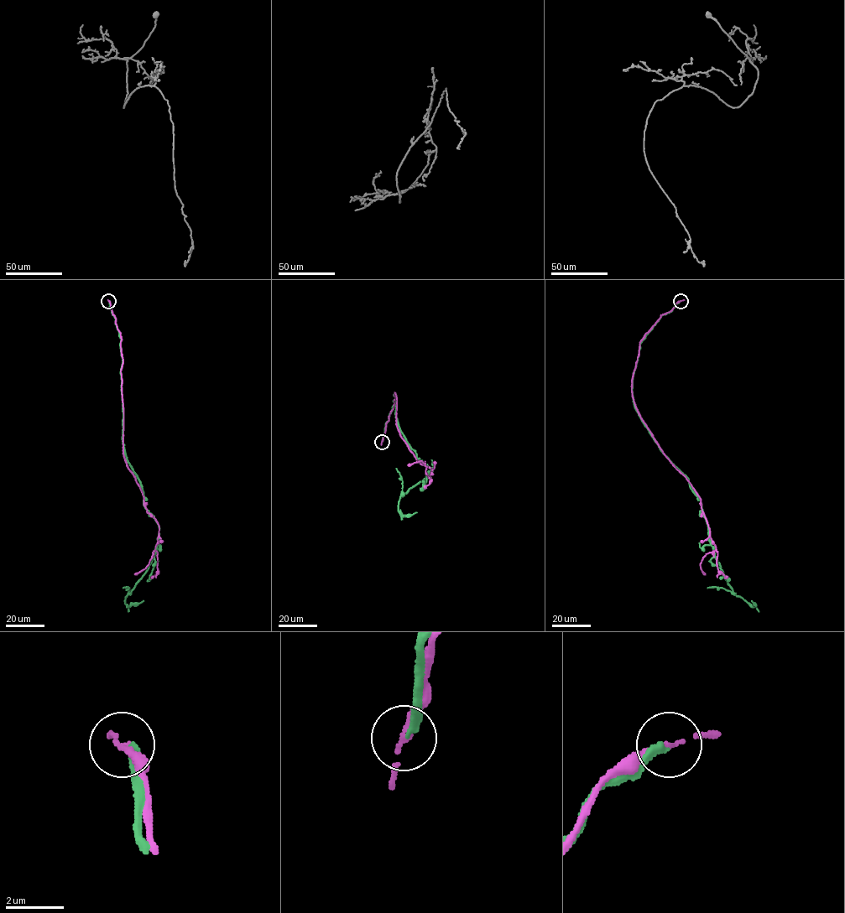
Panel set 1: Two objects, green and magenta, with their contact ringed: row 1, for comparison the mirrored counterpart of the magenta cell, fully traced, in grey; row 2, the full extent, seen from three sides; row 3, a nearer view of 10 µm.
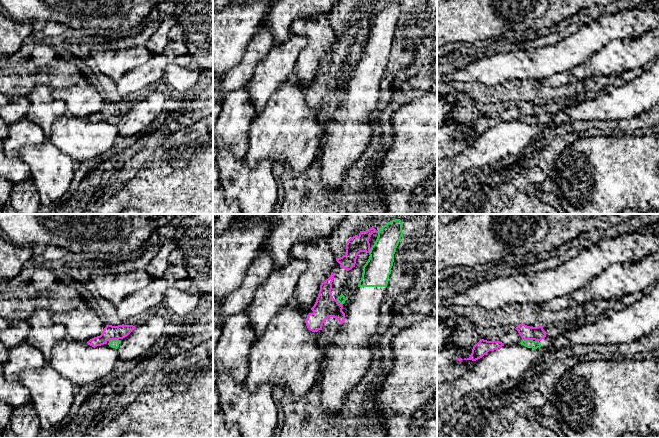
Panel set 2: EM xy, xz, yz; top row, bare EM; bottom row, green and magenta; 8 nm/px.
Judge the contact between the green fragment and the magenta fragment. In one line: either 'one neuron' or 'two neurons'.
two neurons

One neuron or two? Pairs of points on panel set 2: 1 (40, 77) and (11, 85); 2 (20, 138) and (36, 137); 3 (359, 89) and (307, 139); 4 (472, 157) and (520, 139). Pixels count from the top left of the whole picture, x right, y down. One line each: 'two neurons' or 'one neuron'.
1: one neuron
2: one neuron
3: two neurons
4: one neuron

